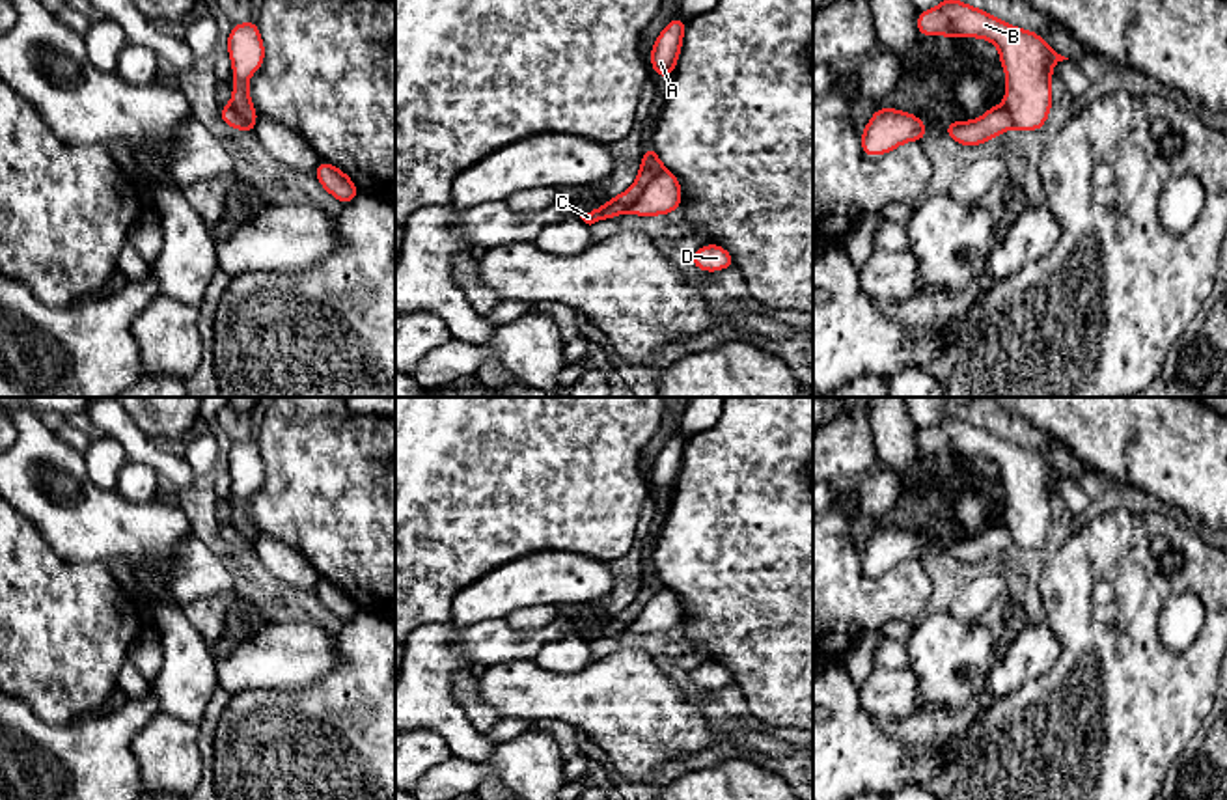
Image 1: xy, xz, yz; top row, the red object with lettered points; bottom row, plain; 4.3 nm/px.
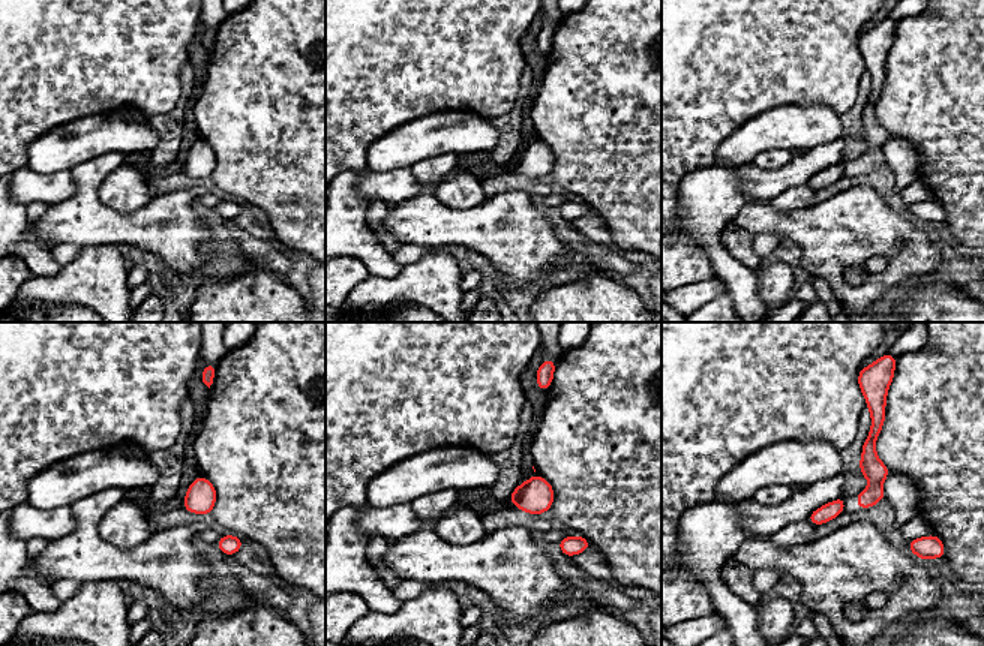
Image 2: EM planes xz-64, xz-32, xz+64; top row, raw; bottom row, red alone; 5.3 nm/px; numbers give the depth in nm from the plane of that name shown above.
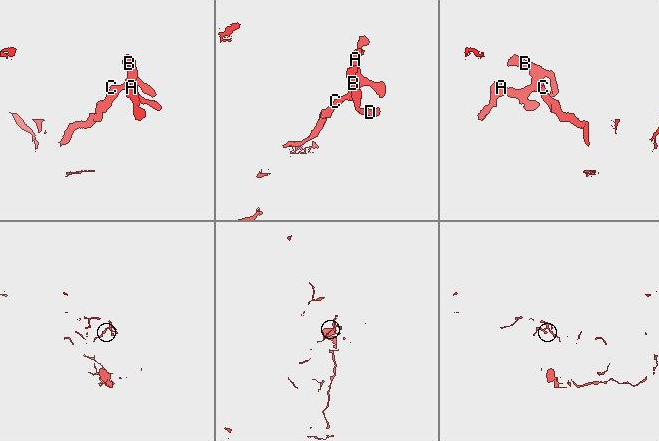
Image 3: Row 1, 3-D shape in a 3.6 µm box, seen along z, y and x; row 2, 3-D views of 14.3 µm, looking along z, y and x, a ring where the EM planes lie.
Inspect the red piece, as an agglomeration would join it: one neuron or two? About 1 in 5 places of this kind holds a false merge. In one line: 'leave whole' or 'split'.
split

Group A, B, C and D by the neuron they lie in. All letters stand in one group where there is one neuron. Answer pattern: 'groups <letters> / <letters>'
groups A C / B D

